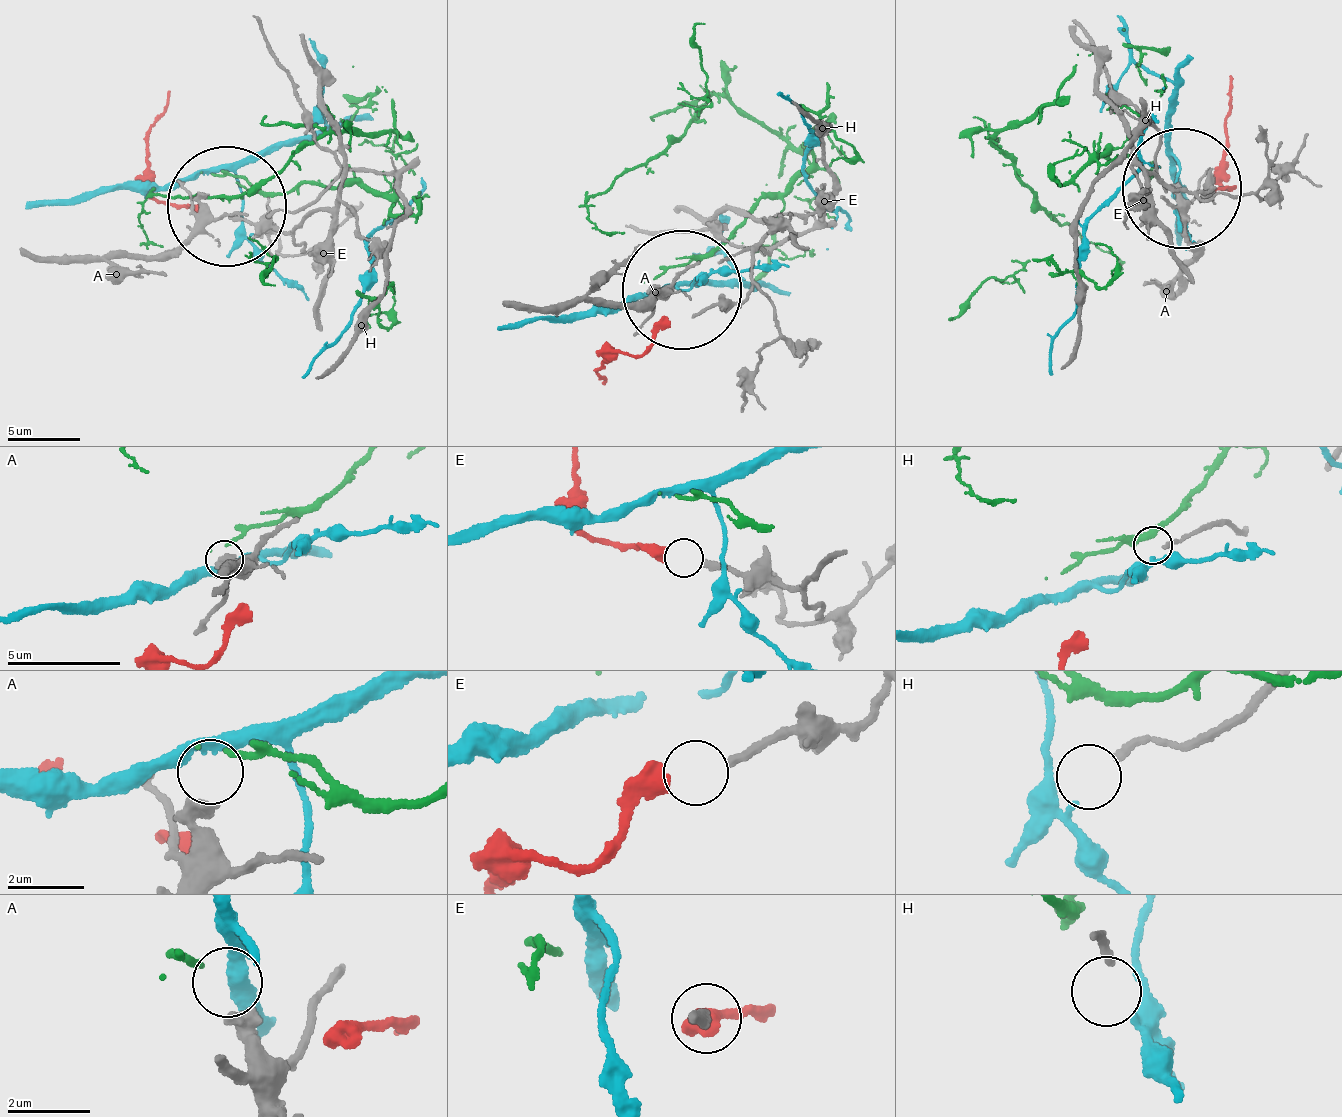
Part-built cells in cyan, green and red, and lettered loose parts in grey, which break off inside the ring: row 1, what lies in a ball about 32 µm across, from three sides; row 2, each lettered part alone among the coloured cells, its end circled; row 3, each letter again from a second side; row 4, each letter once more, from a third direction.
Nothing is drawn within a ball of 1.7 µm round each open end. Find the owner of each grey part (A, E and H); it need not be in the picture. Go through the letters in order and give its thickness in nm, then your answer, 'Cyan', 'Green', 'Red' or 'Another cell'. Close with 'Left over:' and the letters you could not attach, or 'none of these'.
A: Thickness 400 nm. Another cell
E: Thickness 260 nm. Red
H: Thickness 190 nm. Another cell
Left over: A, H

